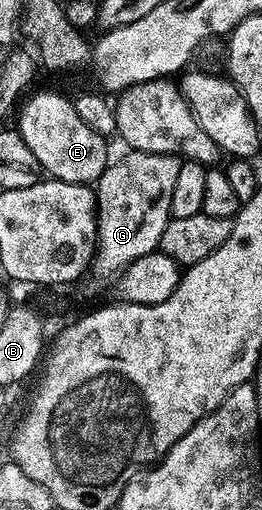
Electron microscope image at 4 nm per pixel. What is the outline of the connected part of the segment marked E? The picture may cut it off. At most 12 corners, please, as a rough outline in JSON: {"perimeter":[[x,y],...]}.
{"perimeter":[[40,93],[16,127],[55,180],[93,184],[107,138]]}

